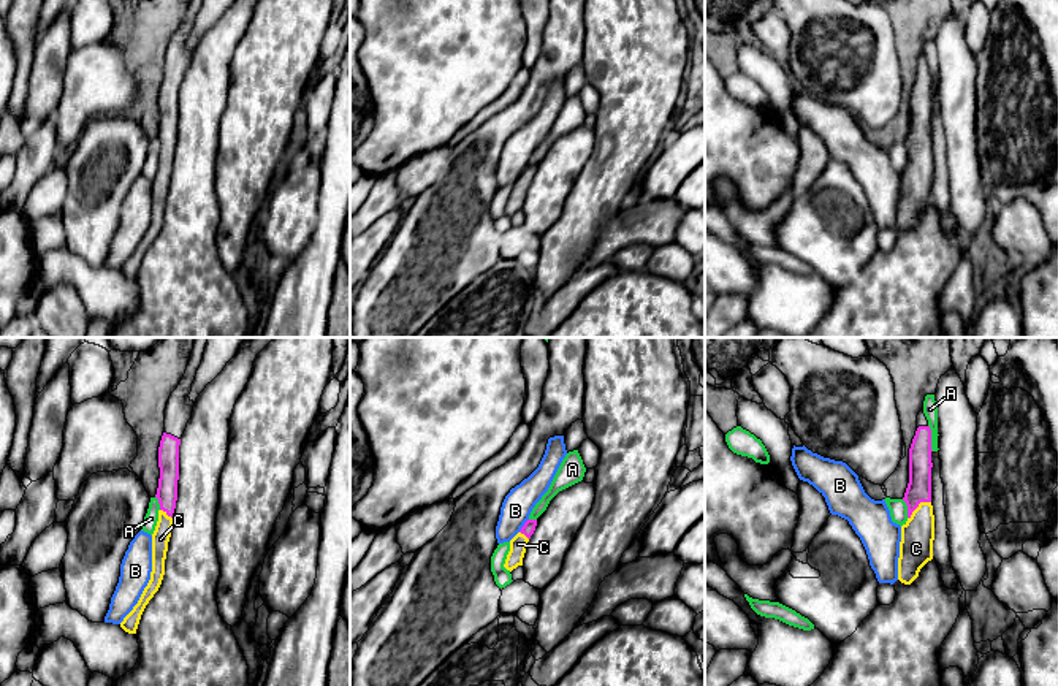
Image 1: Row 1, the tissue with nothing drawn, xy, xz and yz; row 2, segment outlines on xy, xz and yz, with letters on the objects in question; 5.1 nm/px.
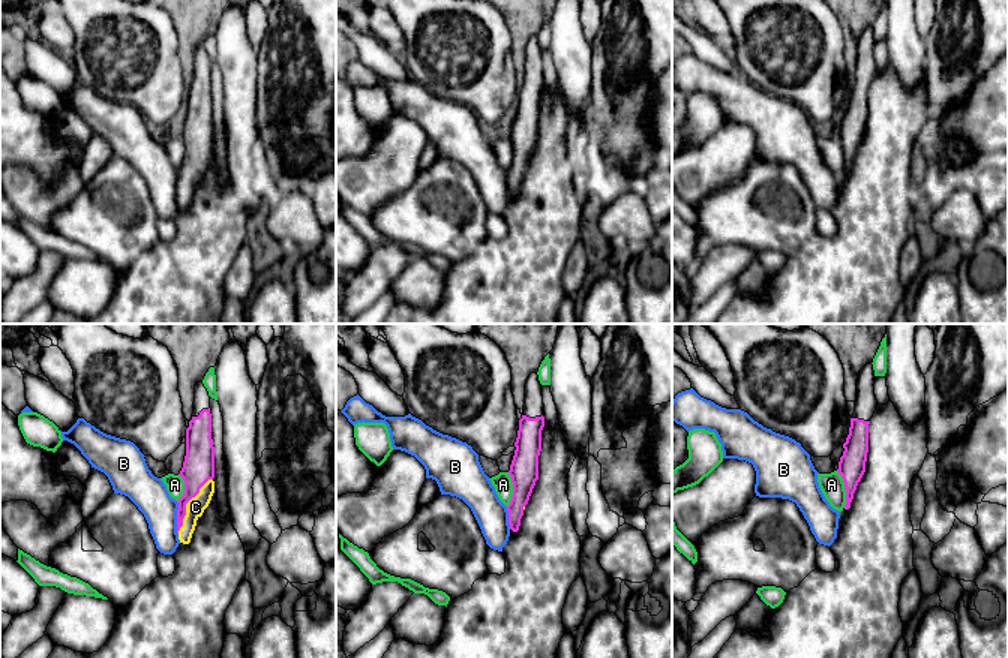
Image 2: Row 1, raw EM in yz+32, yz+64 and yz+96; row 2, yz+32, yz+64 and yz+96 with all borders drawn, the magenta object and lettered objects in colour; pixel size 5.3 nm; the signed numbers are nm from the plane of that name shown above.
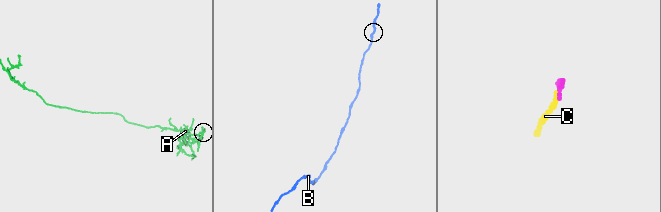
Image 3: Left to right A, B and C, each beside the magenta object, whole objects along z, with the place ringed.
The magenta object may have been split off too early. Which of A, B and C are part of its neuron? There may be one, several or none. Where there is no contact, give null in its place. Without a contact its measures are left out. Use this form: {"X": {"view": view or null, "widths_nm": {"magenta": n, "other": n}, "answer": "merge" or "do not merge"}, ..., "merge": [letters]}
{"A": {"view": "yz", "widths_nm": {"magenta": 120, "other": 70}, "answer": "do not merge"}, "B": {"view": "xz", "widths_nm": {"magenta": 70, "other": 150}, "answer": "do not merge"}, "C": {"view": "yz", "widths_nm": {"magenta": 130, "other": 180}, "answer": "merge"}, "merge": ["C"]}

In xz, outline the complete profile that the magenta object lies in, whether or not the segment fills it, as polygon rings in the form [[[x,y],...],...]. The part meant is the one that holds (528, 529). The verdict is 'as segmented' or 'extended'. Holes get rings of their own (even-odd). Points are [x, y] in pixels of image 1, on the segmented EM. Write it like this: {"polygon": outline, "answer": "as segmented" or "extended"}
{"polygon": [[[527,520],[521,531],[510,540],[510,551],[507,555],[504,567],[507,570],[513,570],[518,566],[523,566],[523,558],[526,553],[527,542],[531,535],[534,534],[537,526],[537,520]]], "answer": "extended"}

